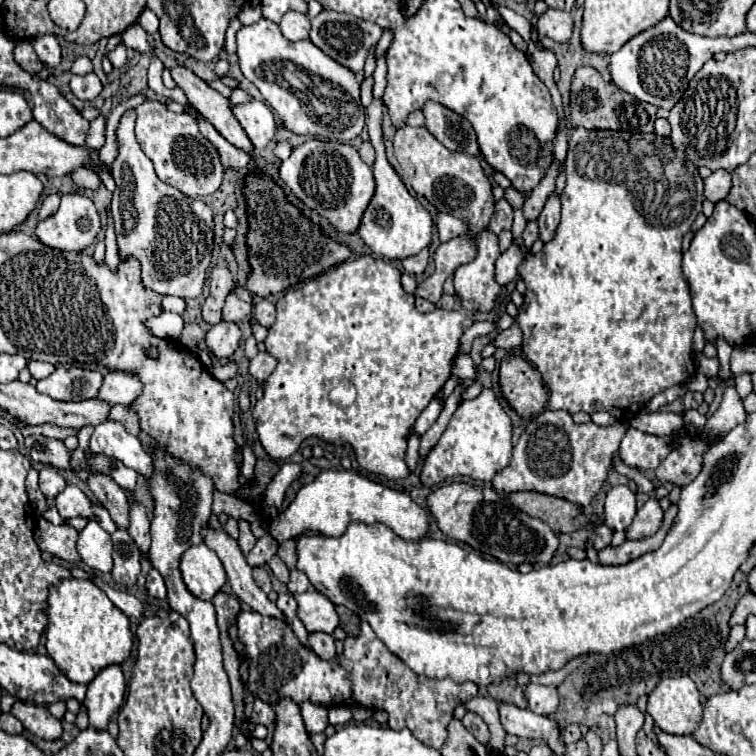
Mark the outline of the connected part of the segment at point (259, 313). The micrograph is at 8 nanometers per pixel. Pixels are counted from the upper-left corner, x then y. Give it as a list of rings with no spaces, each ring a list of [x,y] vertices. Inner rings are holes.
[[[261,300],[261,302],[253,304],[253,306],[255,306],[255,310],[253,310],[255,320],[257,320],[261,326],[271,328],[273,322],[275,322],[275,304],[269,302],[269,300]]]

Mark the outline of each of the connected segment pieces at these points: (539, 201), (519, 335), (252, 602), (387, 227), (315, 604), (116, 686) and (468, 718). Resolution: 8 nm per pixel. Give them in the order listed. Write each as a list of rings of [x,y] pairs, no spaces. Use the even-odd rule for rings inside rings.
[[[555,160],[551,164],[551,168],[547,170],[545,178],[541,180],[541,184],[531,192],[531,196],[525,200],[525,206],[523,206],[523,214],[527,220],[537,220],[547,198],[555,192],[555,180],[559,176],[559,170],[561,170],[561,164]]]
[[[517,322],[511,324],[511,328],[501,330],[501,334],[495,338],[497,348],[519,348],[521,342],[523,342],[523,332],[517,326]]]
[[[211,526],[203,528],[203,542],[217,552],[219,560],[225,566],[227,572],[227,580],[231,584],[231,590],[235,592],[235,596],[245,602],[251,610],[259,612],[261,616],[269,616],[269,618],[277,618],[285,624],[289,624],[287,616],[277,608],[275,602],[271,602],[267,598],[267,594],[253,582],[251,576],[251,568],[245,562],[245,556],[241,554],[237,542],[233,538],[229,538],[227,532],[217,532]]]
[[[375,98],[369,108],[367,108],[367,128],[371,136],[371,144],[377,150],[377,160],[373,164],[375,172],[375,182],[377,190],[367,206],[361,226],[359,226],[359,236],[365,240],[365,244],[373,250],[373,254],[384,259],[405,259],[419,254],[423,248],[431,244],[431,234],[433,234],[433,218],[431,214],[423,208],[423,204],[413,198],[393,166],[385,158],[385,146],[383,146],[383,132],[381,132],[381,114],[383,114],[383,102]]]
[[[307,590],[303,594],[295,594],[295,600],[299,604],[297,618],[303,622],[307,632],[333,634],[333,630],[339,626],[335,606],[321,592]]]
[[[117,664],[105,666],[91,684],[87,684],[85,706],[89,710],[89,724],[97,730],[107,728],[115,710],[119,710],[125,696],[125,678]]]
[[[467,712],[465,716],[463,716],[463,726],[479,740],[479,742],[483,742],[483,744],[489,744],[489,740],[491,740],[491,734],[489,734],[489,728],[487,728],[487,724],[483,722],[483,718],[481,716],[477,716],[477,714],[473,714],[473,712]]]

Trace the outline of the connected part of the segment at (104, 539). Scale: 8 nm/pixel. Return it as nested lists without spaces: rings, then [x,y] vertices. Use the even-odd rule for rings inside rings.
[[[89,522],[81,532],[79,532],[79,540],[77,540],[77,550],[81,560],[97,570],[97,572],[111,572],[113,568],[113,558],[111,558],[111,536],[97,524],[97,522]]]

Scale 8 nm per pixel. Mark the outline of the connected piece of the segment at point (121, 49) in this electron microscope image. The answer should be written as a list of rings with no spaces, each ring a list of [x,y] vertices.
[[[119,44],[119,46],[109,54],[109,60],[111,60],[113,68],[121,68],[121,66],[127,62],[127,48],[125,48],[125,44]]]

